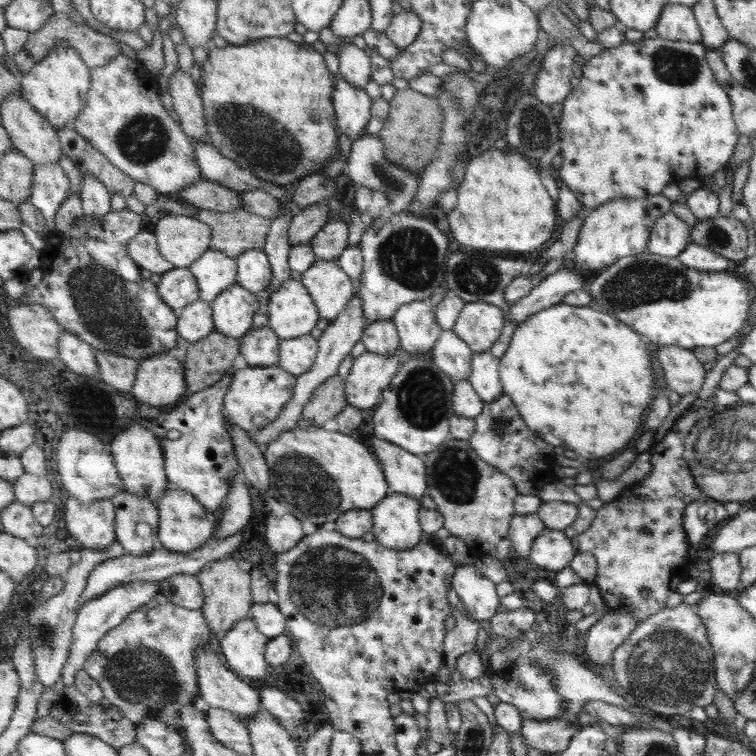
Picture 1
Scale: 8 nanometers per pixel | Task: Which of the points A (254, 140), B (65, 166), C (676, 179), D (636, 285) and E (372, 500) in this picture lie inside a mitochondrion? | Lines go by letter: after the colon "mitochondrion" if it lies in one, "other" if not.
A: mitochondrion
B: other
C: other
D: mitochondrion
E: other

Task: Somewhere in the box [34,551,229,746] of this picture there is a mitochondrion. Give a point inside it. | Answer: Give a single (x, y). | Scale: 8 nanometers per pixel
(138, 675)

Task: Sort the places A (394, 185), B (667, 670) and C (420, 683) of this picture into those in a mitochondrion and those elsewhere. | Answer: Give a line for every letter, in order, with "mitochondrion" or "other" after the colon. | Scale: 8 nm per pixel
A: mitochondrion
B: mitochondrion
C: other

